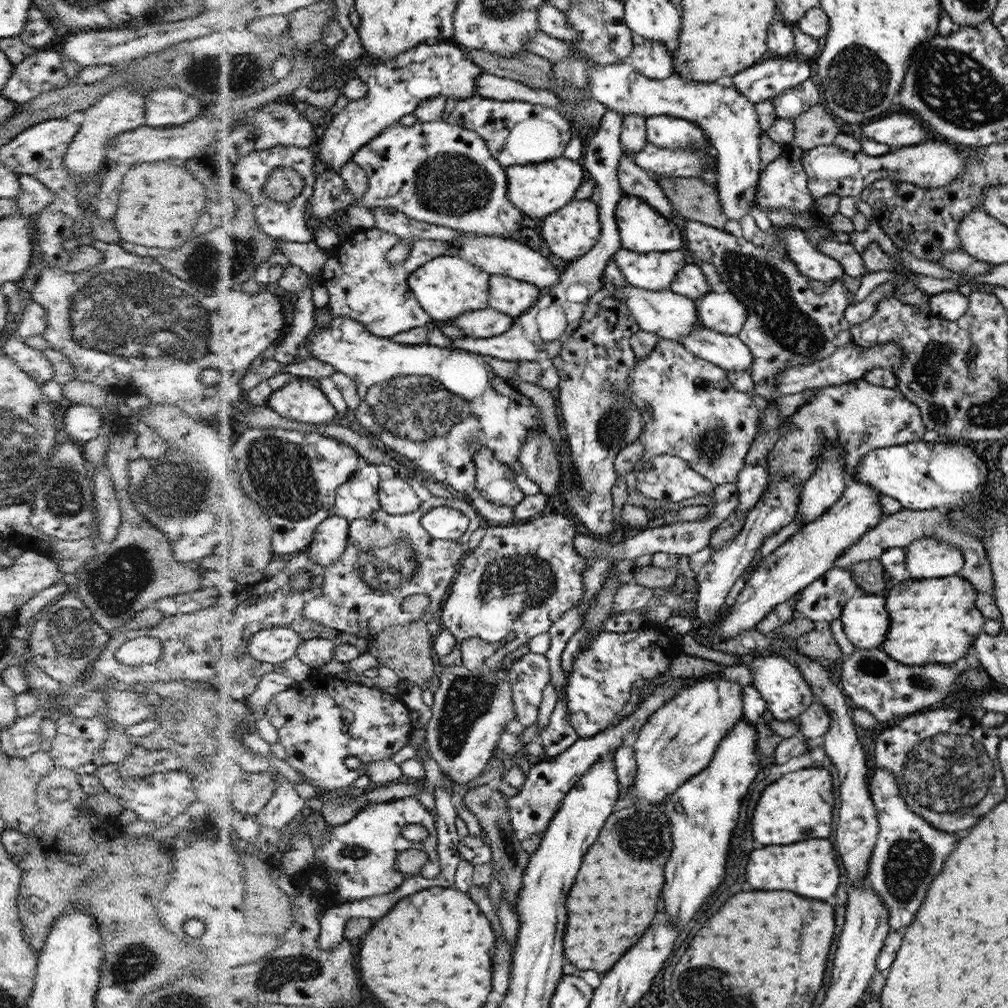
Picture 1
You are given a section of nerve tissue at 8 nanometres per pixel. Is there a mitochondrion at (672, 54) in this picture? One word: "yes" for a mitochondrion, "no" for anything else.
no

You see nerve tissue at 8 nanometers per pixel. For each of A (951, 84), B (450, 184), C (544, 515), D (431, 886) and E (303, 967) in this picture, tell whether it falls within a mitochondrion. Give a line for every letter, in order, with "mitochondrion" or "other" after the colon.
A: mitochondrion
B: mitochondrion
C: other
D: other
E: mitochondrion

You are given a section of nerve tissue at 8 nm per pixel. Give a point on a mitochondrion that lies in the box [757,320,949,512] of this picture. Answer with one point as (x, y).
(793, 450)

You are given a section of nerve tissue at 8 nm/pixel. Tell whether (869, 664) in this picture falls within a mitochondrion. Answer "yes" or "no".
yes

